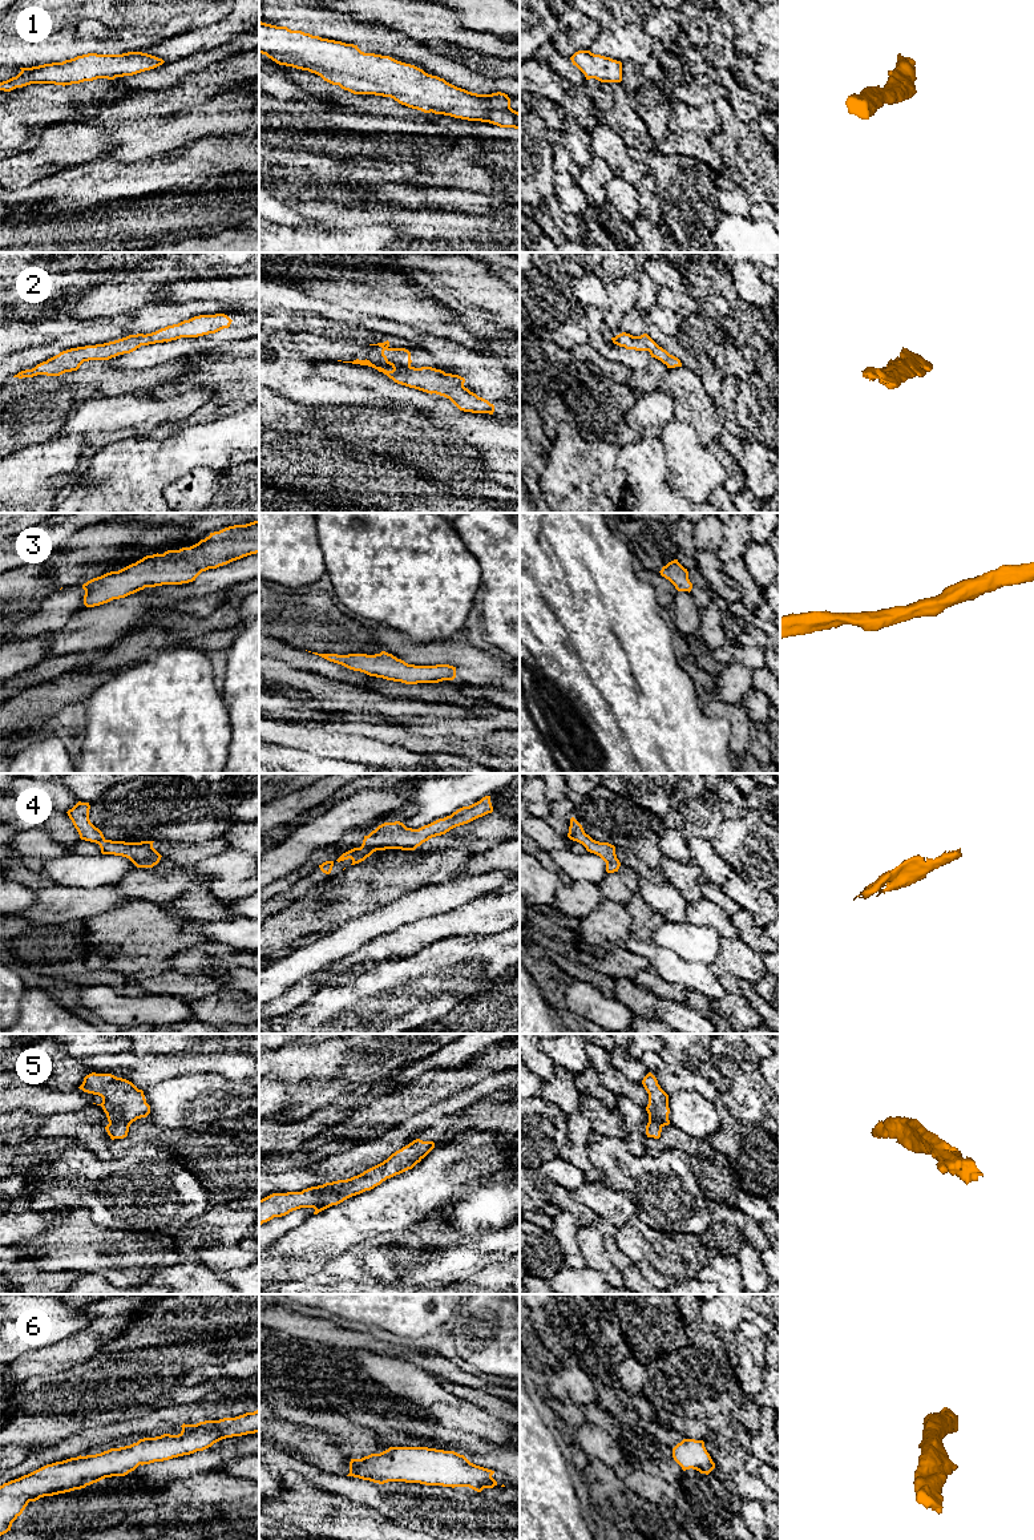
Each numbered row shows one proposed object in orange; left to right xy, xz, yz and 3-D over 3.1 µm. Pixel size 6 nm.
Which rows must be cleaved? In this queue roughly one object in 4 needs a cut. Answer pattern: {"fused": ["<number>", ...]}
{"fused": []}

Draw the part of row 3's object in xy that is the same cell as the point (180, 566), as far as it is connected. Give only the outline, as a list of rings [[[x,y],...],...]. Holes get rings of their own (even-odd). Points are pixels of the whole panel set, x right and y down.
[[[259,521],[229,526],[210,533],[190,547],[146,555],[118,571],[88,581],[82,585],[84,605],[100,606],[145,587],[189,583],[202,571],[257,553],[259,553]]]

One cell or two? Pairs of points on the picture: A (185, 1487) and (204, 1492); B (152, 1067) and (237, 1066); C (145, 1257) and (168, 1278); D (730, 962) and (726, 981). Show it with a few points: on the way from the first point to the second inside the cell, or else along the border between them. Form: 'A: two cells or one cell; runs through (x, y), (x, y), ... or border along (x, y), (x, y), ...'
A: one cell; runs through (189, 1490), (200, 1490)
B: one cell; runs through (173, 1064), (215, 1063)
C: two cells; border along (182, 1258), (162, 1266), (145, 1280)
D: two cells; border along (718, 975), (731, 974), (738, 979)

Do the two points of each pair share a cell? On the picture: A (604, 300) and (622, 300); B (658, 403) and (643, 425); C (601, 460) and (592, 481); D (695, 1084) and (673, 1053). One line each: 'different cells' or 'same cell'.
A: different cells
B: same cell
C: same cell
D: different cells

